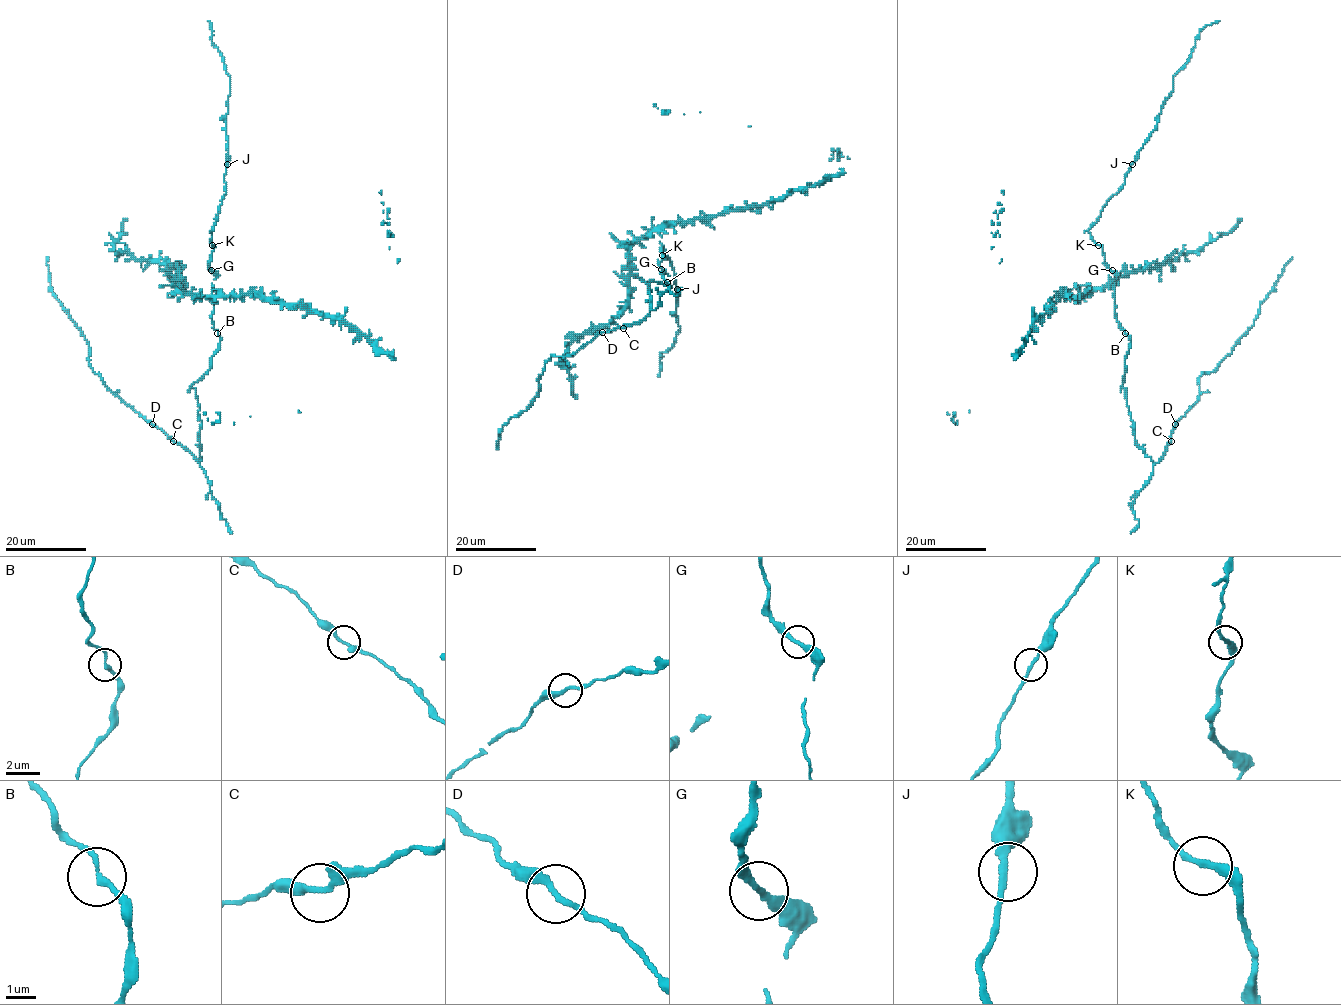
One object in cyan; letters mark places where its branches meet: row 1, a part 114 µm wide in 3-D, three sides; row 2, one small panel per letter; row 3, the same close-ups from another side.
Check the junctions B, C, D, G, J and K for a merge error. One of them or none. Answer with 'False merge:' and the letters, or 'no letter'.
False merge: no letter

